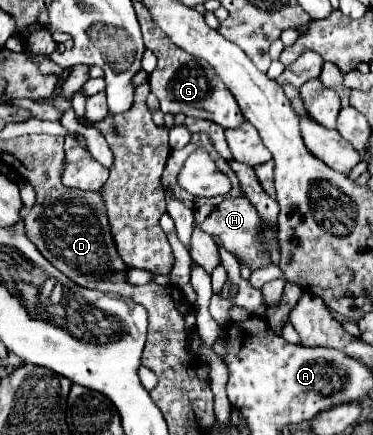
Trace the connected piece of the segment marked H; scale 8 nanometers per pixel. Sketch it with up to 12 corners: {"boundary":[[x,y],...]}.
{"boundary":[[247,196],[225,198],[195,224],[251,270],[271,264]]}

